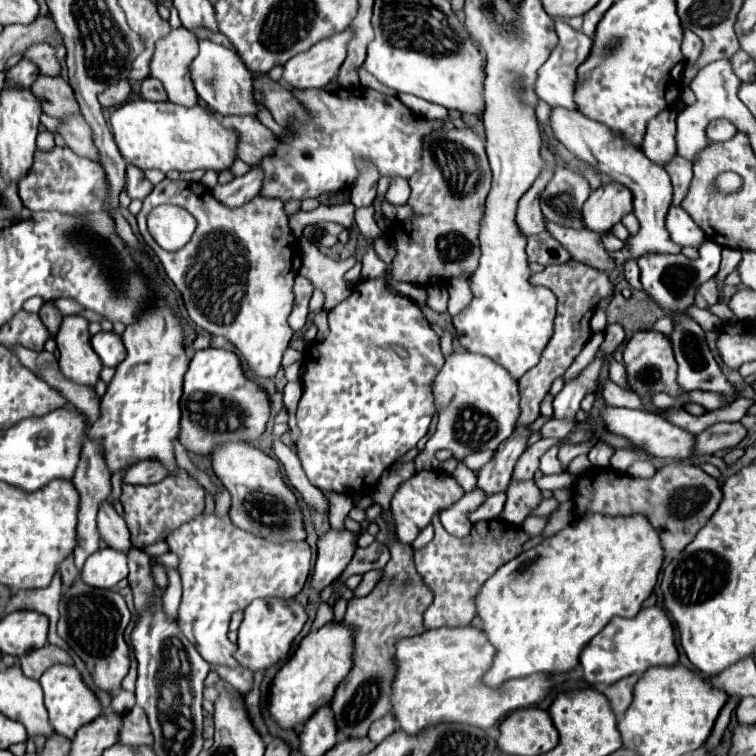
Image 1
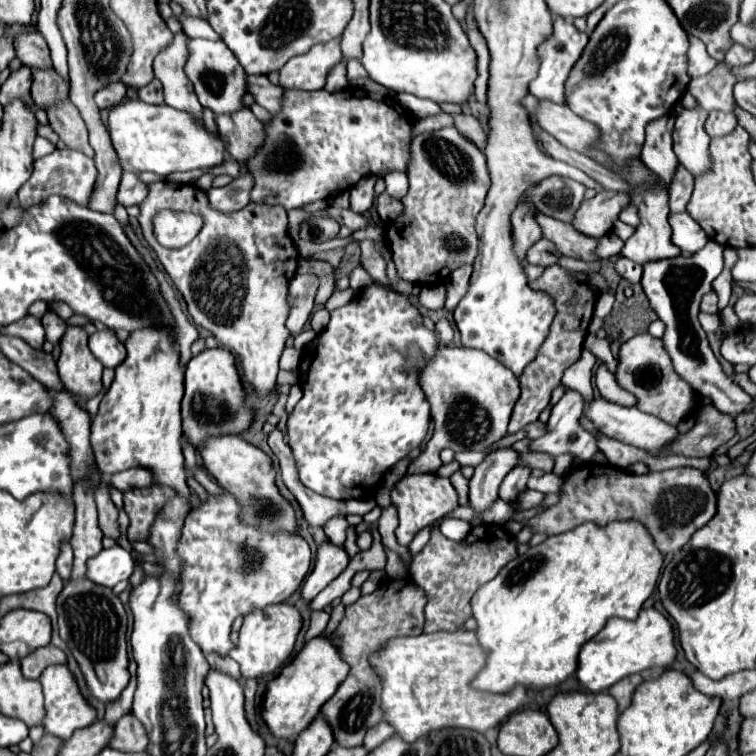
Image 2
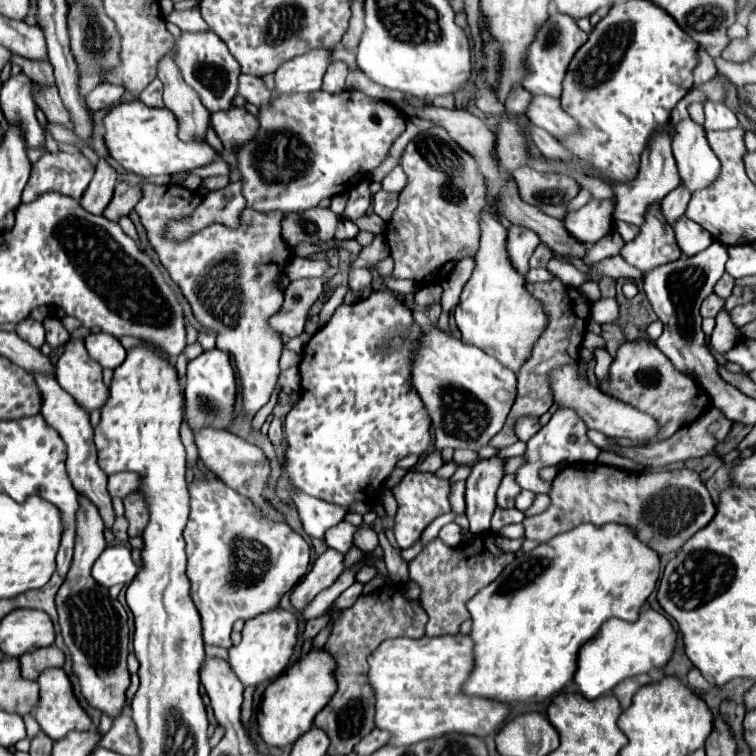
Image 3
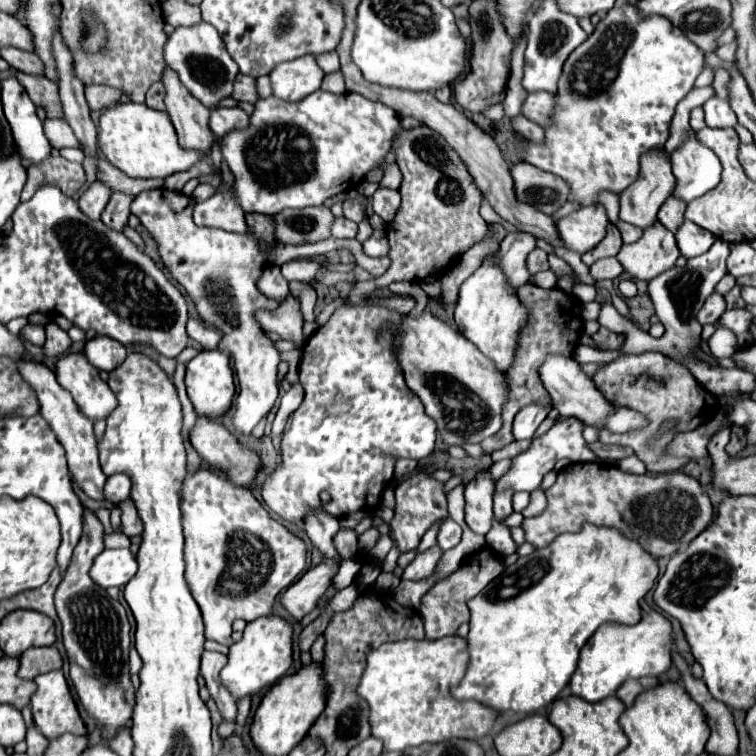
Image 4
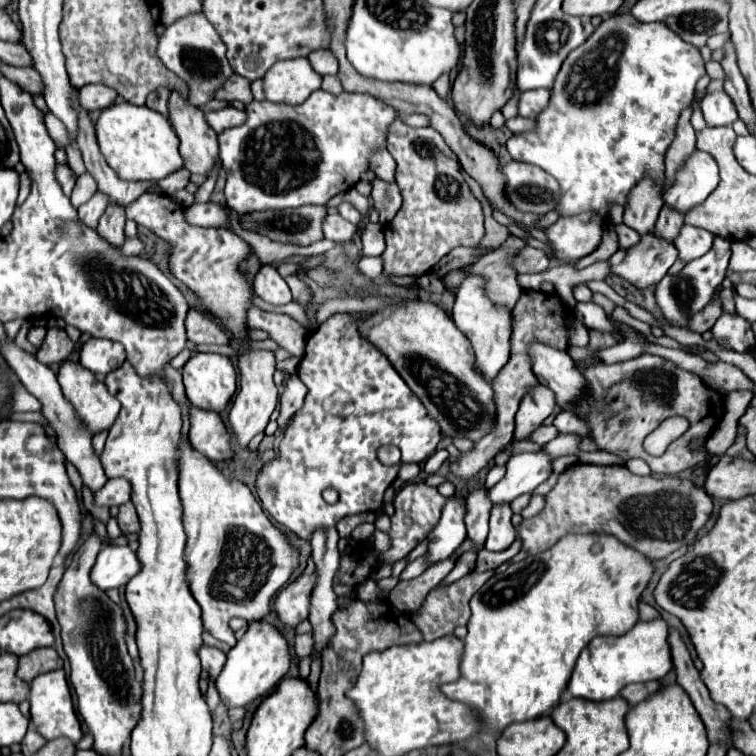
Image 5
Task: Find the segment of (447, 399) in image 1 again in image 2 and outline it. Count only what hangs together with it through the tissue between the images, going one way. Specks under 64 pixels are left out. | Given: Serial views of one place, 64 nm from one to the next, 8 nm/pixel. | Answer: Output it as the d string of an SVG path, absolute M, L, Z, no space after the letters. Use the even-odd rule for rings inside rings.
M438 348L434 360L420 374L422 390L432 406L434 434L422 454L408 466L408 474L436 472L442 466L440 450L486 450L506 436L512 408L518 400L518 378L486 352L472 348ZM456 471L450 480L458 494L460 494L460 506L468 504L468 478L462 476L462 472Z

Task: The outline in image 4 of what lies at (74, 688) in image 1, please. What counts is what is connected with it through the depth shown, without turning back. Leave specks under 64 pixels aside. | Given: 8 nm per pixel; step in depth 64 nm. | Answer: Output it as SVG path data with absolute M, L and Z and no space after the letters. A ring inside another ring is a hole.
M52 670L36 676L36 694L32 696L34 724L48 738L54 740L66 732L86 734L86 724L80 718L78 706L70 694L62 670Z

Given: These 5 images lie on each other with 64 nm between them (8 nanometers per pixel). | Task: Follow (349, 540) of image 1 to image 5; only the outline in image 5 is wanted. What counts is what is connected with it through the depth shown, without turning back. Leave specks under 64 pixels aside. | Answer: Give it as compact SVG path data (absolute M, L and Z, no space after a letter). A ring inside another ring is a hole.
M316 572L302 574L300 578L296 578L294 582L290 582L288 586L284 586L280 590L280 594L276 596L274 608L276 608L280 620L286 626L292 626L294 628L302 620L308 618L314 582L316 582Z

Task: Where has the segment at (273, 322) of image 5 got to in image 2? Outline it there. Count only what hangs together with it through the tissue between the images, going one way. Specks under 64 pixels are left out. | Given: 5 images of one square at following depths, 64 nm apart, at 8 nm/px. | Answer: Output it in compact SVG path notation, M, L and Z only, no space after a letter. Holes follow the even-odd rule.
M296 274L290 280L290 316L286 326L292 334L300 334L314 308L314 296L320 280L314 274Z

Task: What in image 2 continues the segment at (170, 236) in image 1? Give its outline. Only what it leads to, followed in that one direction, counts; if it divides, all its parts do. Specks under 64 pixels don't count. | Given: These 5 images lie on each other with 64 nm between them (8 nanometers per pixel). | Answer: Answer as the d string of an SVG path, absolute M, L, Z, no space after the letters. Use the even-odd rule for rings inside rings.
M163 210L153 220L154 235L166 248L182 248L198 234L202 216Z

